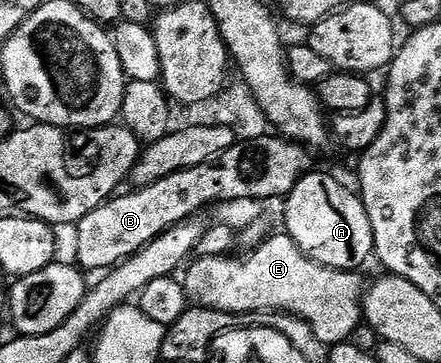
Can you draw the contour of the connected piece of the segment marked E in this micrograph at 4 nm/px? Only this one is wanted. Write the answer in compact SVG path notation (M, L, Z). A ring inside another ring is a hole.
M286 234L268 235L259 247L243 254L247 256L235 255L195 258L186 265L181 283L188 301L194 307L222 312L288 312L309 322L317 338L321 338L321 342L325 342L328 346L350 341L353 330L357 330L357 326L363 320L365 280L363 284L358 271L346 272L318 264L316 260L304 254L297 246L297 242L293 242L293 238Z

